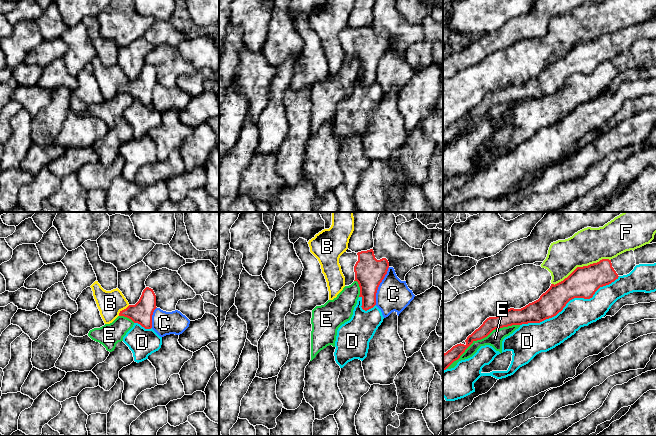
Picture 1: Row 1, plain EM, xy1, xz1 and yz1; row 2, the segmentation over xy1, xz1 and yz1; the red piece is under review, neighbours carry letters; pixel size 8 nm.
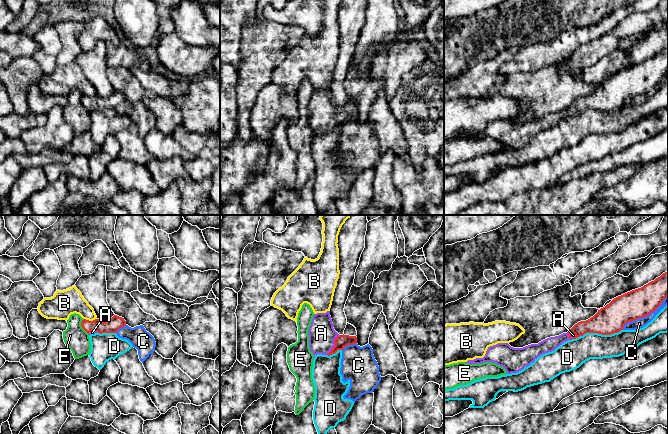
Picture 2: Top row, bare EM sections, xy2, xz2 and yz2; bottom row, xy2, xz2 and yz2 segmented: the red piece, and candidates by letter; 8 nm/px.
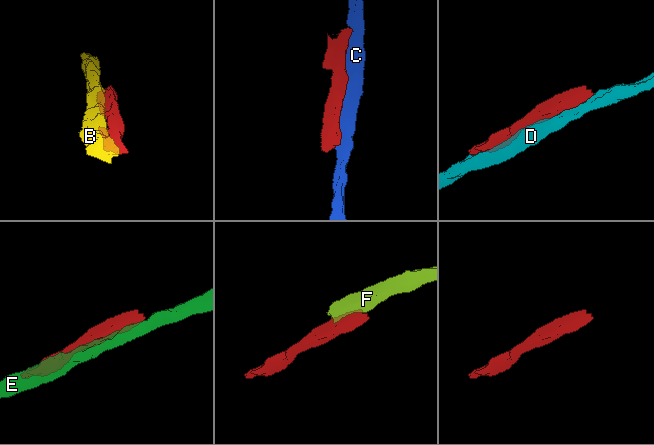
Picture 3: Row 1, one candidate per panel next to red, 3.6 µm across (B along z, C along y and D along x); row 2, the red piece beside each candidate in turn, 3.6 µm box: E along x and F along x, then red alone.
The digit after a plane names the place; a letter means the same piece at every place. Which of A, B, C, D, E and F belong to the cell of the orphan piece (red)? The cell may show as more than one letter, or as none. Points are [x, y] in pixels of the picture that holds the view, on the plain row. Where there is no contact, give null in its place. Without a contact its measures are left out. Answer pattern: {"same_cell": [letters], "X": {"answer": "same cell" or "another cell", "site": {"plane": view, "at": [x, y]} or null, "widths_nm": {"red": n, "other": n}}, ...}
{"same_cell": ["A"], "A": {"answer": "same cell", "site": {"plane": "xz2", "at": [335, 120]}, "widths_nm": {"red": 100, "other": 220}}, "B": {"answer": "another cell", "site": {"plane": "xy1", "at": [124, 85]}, "widths_nm": {"red": 170, "other": 200}}, "C": {"answer": "another cell", "site": {"plane": "yz2", "at": [644, 92]}, "widths_nm": {"red": 240, "other": 80}}, "D": {"answer": "another cell", "site": {"plane": "yz1", "at": [569, 76]}, "widths_nm": {"red": 240, "other": 240}}, "E": {"answer": "another cell", "site": {"plane": "yz1", "at": [482, 114]}, "widths_nm": {"red": 120, "other": 120}}, "F": {"answer": "another cell", "site": {"plane": "yz1", "at": [581, 43]}, "widths_nm": {"red": 240, "other": 280}}}

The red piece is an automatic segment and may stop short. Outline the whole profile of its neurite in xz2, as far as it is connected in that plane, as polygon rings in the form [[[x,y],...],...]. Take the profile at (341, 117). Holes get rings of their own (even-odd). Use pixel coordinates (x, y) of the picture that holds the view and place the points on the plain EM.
[[[330,87],[314,90],[308,111],[309,124],[314,134],[317,130],[330,132],[348,121],[357,119],[356,112],[339,111],[334,106]]]

